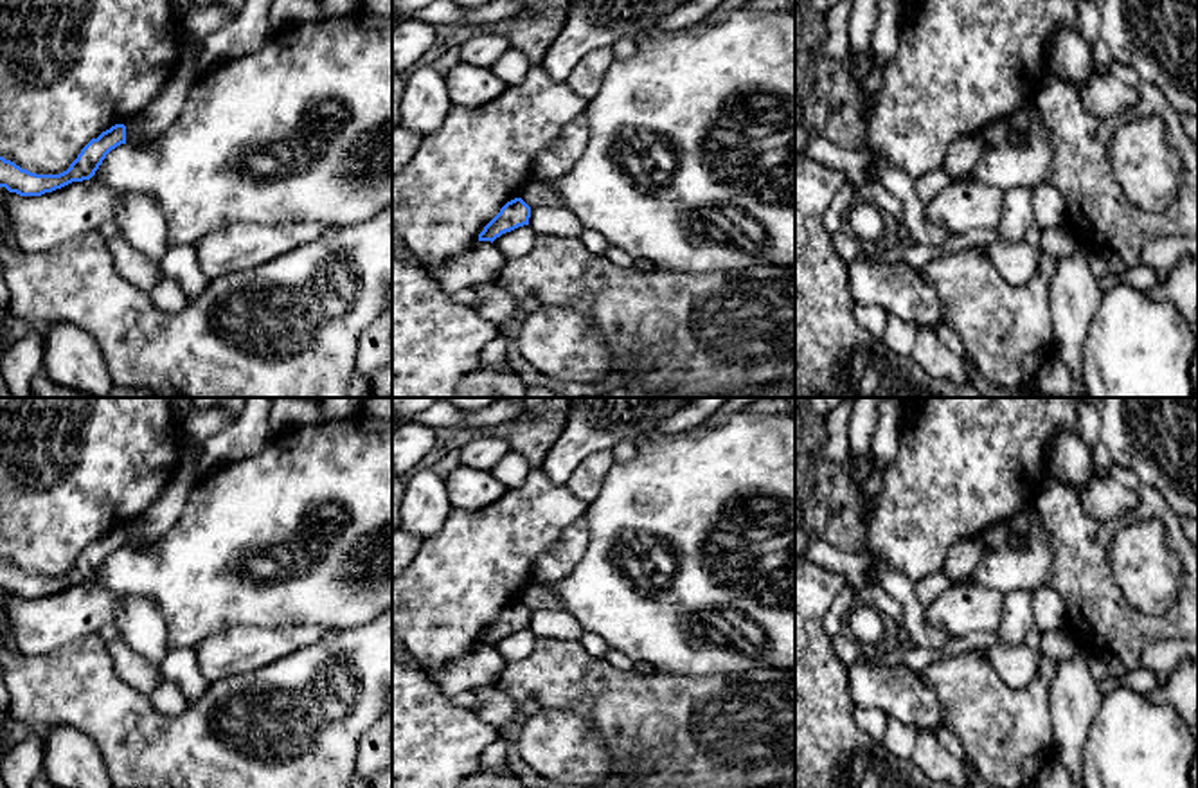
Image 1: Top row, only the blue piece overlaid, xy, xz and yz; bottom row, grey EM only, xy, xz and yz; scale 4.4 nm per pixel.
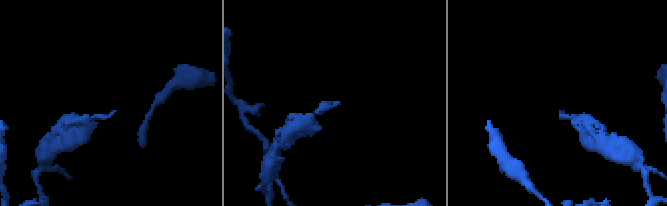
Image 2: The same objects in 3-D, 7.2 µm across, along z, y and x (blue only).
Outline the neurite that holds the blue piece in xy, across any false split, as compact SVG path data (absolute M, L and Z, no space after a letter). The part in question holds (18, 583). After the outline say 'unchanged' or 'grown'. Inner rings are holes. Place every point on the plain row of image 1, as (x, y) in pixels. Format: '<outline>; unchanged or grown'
M115 527L92 542L70 570L59 578L36 578L0 560L0 590L20 599L41 599L72 585L90 583L106 558L121 547L126 547L126 529Z; unchanged

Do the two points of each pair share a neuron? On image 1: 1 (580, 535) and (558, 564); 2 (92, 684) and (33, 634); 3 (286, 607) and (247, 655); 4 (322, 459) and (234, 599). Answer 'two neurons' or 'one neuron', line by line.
1: one neuron
2: two neurons
3: two neurons
4: one neuron

